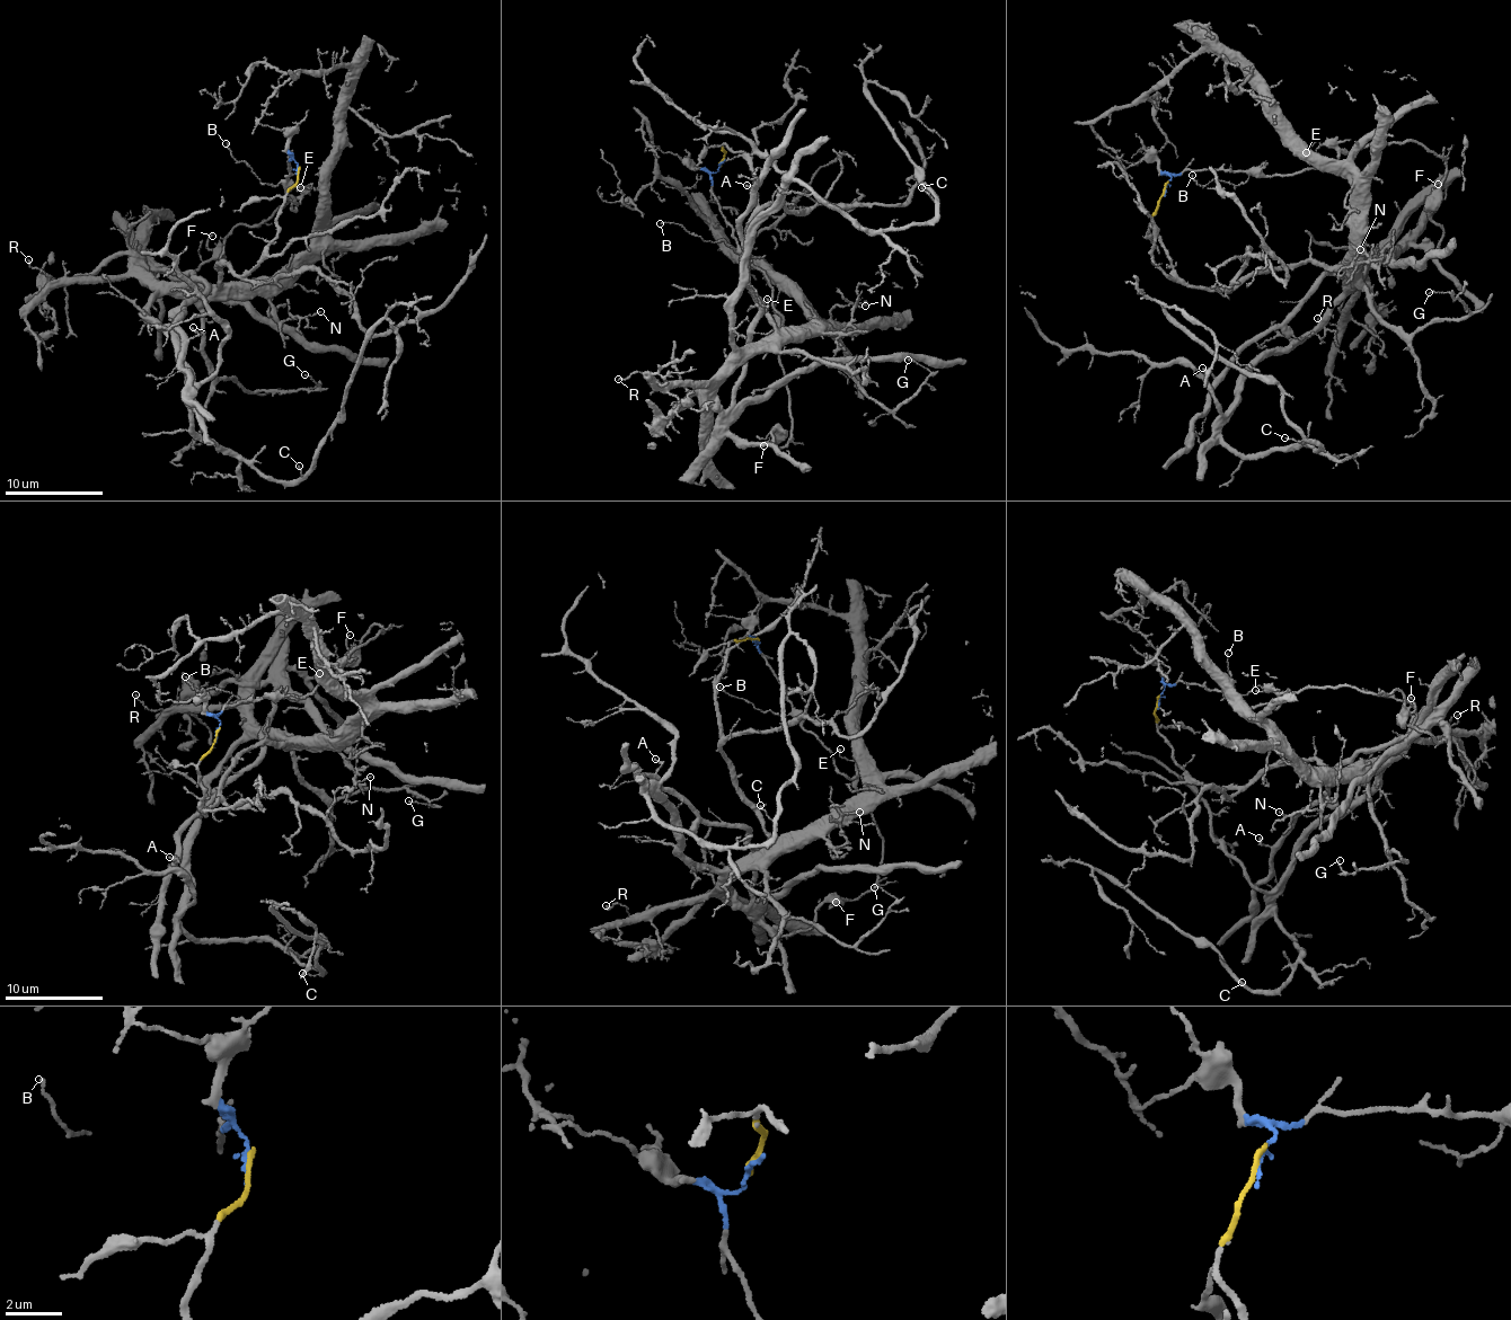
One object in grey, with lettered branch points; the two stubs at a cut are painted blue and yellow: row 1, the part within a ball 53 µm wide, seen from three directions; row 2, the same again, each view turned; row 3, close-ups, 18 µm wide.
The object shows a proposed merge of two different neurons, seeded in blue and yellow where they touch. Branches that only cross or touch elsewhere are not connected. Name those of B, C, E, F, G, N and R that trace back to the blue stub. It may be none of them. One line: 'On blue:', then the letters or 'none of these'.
On blue: B, E, F

